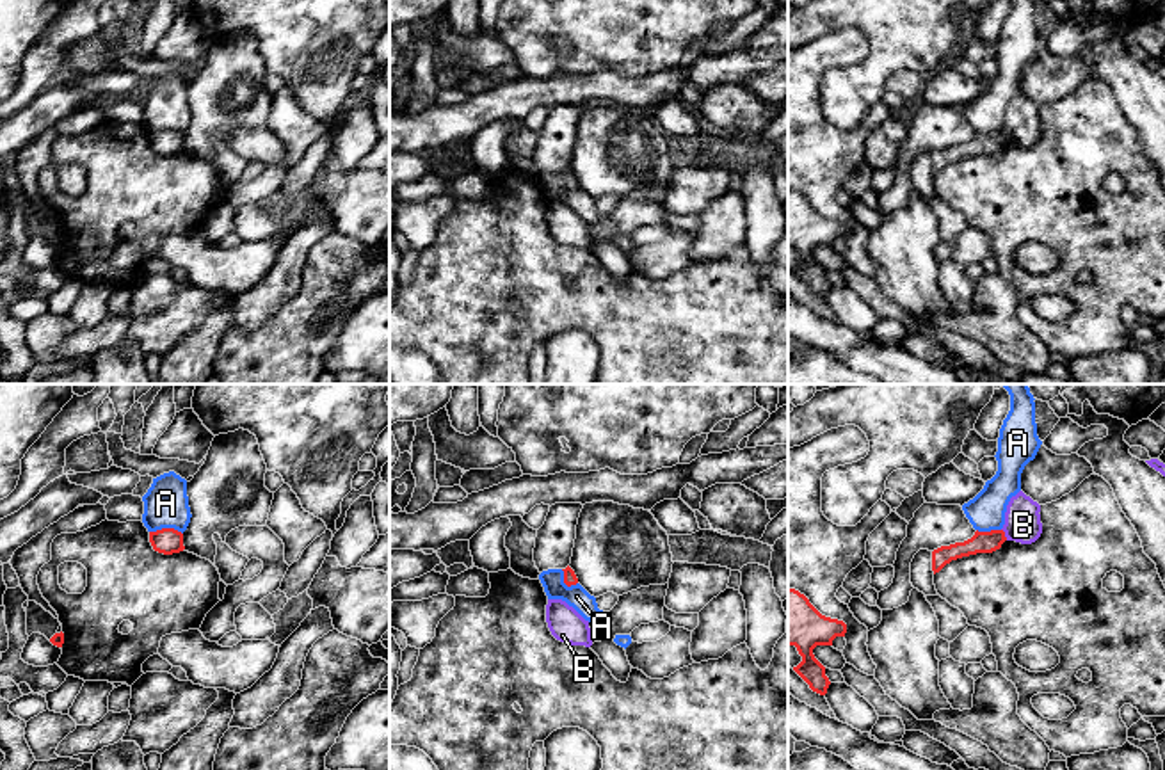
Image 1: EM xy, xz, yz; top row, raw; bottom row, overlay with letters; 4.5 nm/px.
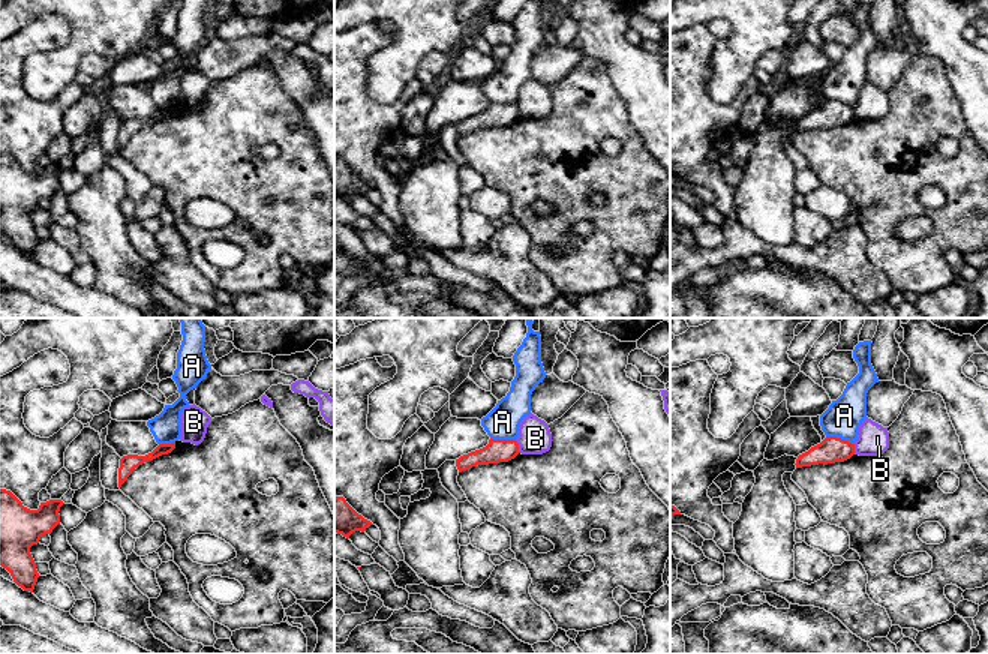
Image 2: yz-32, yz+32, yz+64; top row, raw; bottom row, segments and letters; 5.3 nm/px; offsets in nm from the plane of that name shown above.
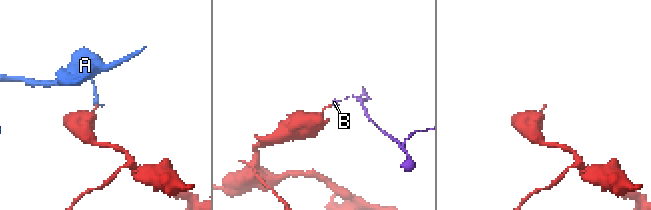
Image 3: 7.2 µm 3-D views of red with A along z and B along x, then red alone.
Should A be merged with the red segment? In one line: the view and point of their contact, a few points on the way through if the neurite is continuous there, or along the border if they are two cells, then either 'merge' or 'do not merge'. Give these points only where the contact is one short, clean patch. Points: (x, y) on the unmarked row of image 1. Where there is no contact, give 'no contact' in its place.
xy (166, 130) | along xy (150, 132), (176, 130), (182, 136) | do not merge

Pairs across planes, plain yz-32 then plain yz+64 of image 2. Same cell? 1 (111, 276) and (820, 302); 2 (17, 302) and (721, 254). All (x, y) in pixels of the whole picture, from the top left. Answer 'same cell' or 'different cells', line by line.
1: different cells
2: different cells

